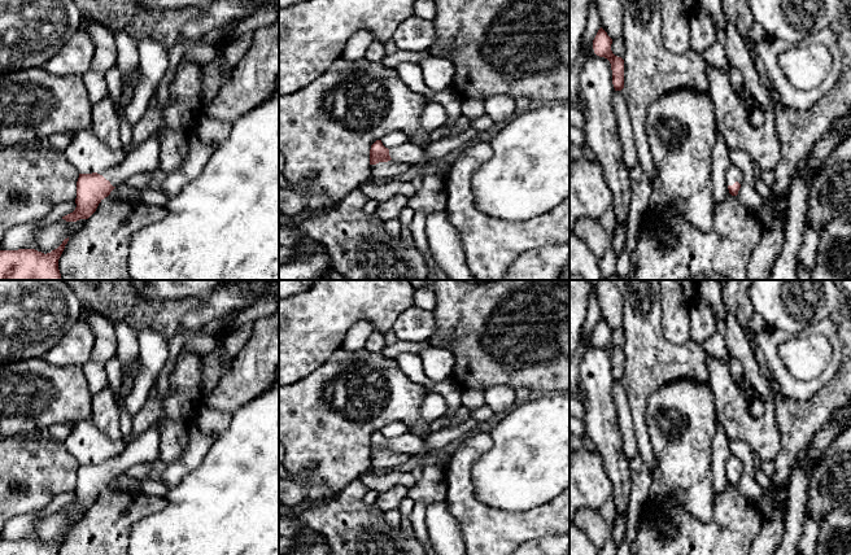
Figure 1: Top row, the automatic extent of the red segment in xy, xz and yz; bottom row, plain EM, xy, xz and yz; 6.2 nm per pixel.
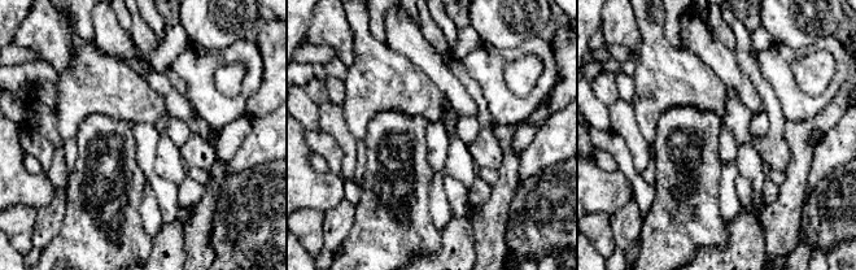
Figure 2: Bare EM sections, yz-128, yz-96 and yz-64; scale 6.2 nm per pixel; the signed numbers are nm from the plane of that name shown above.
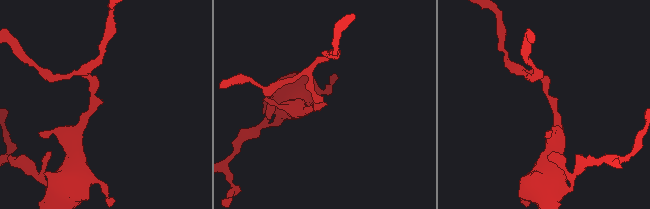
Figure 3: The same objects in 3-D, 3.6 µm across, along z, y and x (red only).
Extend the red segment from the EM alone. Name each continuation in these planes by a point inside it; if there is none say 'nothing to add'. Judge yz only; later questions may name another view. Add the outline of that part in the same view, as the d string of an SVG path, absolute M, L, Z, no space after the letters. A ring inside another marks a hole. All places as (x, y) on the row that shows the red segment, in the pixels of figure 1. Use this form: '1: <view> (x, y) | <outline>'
1: yz (733, 174) | M732 163L729 165L726 174L725 174L725 182L728 185L733 185L736 182L738 182L739 184L742 184L743 180L743 175L742 172L733 166Z

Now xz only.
1: xz (410, 152) | M407 141L397 148L389 149L389 156L392 161L409 165L419 163L424 158L423 144L422 141Z

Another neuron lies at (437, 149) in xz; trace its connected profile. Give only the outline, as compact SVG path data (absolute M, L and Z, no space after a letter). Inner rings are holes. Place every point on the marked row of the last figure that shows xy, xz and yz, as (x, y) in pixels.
M472 127L458 135L442 137L431 143L424 150L424 158L419 163L414 163L413 166L424 165L431 161L438 161L446 154L483 139L485 139L485 134Z

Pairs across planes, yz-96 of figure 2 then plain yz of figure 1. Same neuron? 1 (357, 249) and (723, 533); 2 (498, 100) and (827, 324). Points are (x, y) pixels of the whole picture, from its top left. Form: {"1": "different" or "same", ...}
{"1": "different", "2": "same"}

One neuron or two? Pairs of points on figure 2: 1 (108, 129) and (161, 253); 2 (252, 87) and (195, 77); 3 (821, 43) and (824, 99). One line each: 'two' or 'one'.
1: two
2: one
3: one

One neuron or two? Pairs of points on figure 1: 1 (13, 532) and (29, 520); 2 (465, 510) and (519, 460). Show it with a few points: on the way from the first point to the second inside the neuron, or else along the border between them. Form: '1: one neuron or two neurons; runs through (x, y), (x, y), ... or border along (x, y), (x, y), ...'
1: one neuron; runs through (17, 528), (25, 523)
2: two neurons; border along (472, 468), (474, 494), (493, 507), (506, 510)

